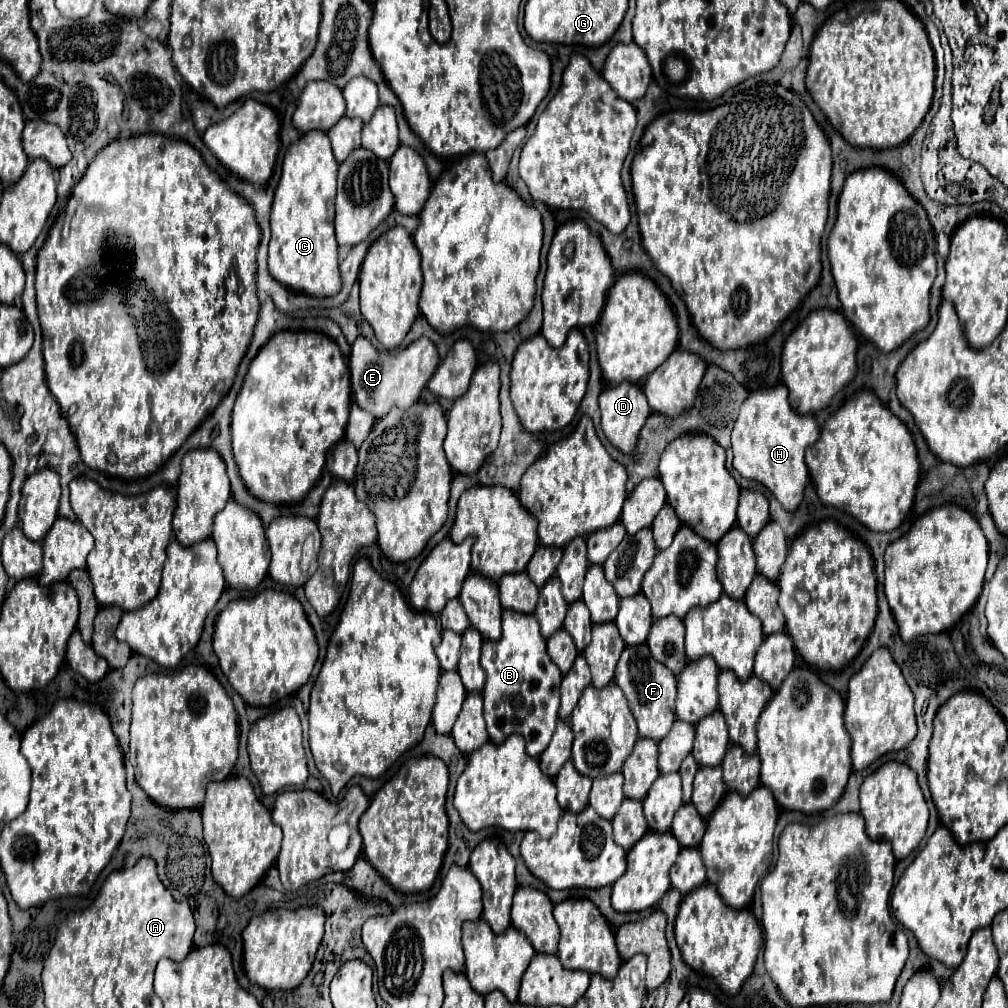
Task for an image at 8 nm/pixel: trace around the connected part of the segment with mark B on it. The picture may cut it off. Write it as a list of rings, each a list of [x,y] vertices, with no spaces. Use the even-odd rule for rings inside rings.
[[[504,610],[502,614],[502,638],[486,640],[480,664],[486,672],[486,684],[482,690],[484,698],[484,718],[492,742],[504,742],[510,734],[520,734],[526,740],[526,752],[538,758],[546,748],[556,730],[558,722],[558,688],[562,682],[560,670],[546,654],[546,640],[540,634],[540,626],[534,614],[518,614],[514,610]]]

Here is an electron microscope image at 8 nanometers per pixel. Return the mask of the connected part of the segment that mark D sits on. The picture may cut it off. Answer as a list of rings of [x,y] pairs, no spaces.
[[[622,382],[600,394],[602,430],[610,444],[624,454],[630,454],[638,444],[638,434],[650,416],[648,400],[640,386]]]

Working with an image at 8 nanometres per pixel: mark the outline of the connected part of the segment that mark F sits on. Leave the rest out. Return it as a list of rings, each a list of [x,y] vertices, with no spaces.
[[[638,644],[638,646],[626,646],[624,652],[620,654],[614,682],[622,688],[624,696],[628,698],[628,704],[638,722],[640,738],[652,738],[654,742],[660,742],[676,720],[674,714],[676,676],[670,670],[664,670],[664,666],[660,666],[660,662],[656,662],[656,658],[648,654],[646,644]]]

